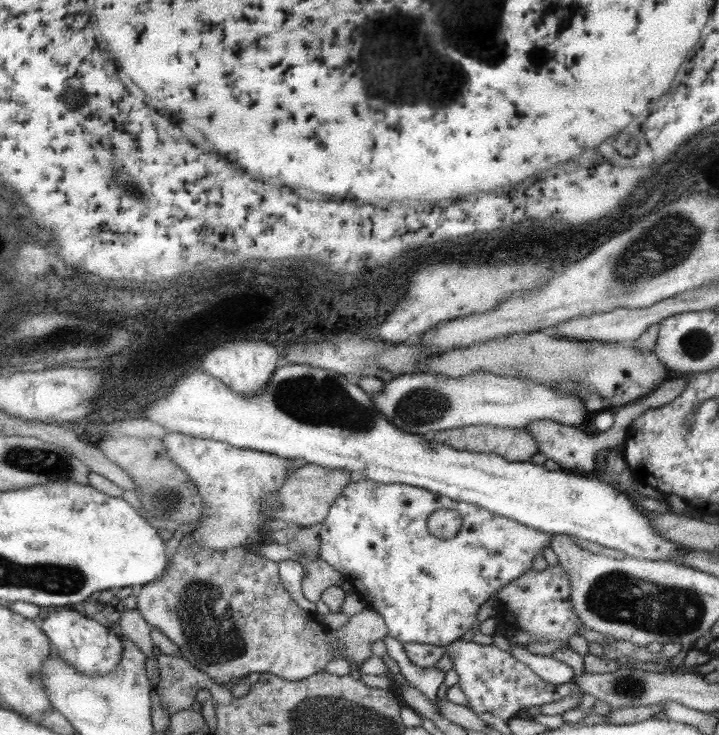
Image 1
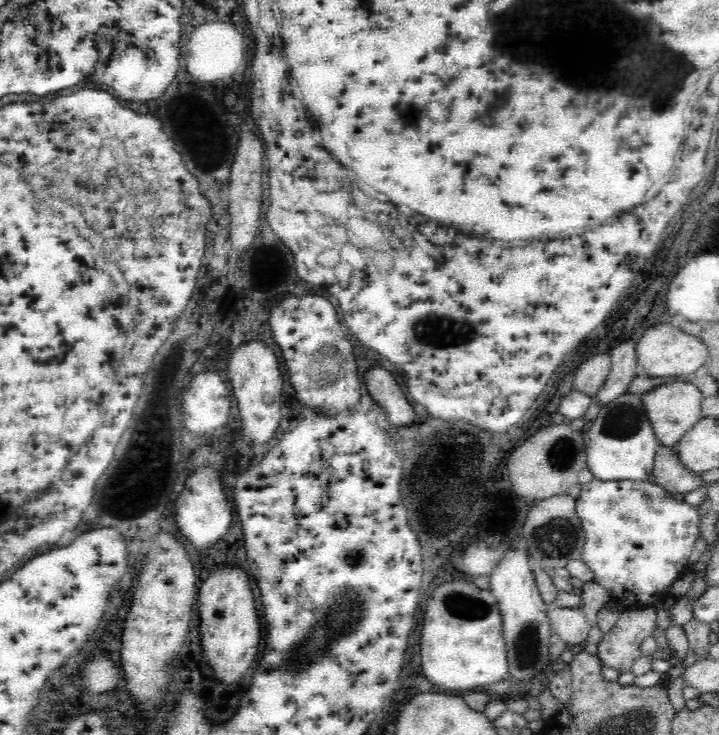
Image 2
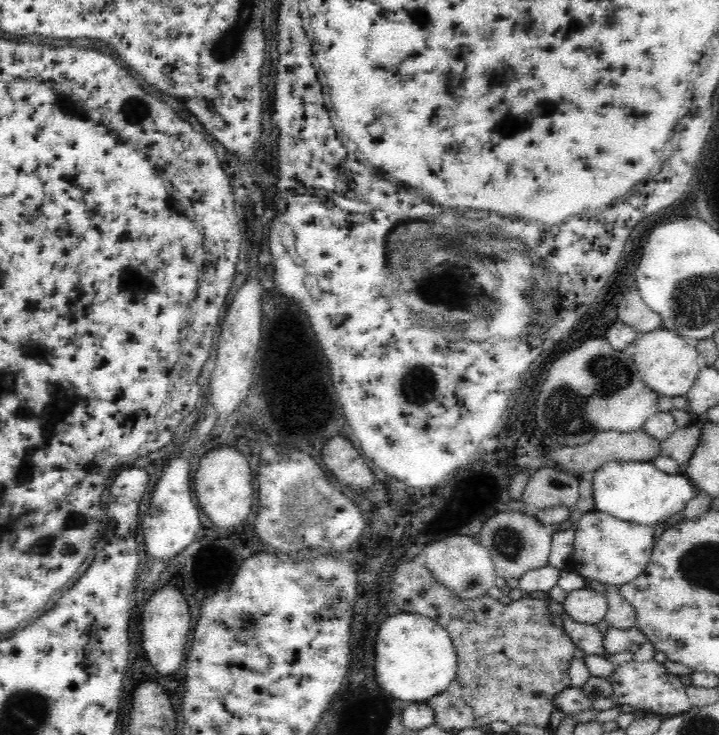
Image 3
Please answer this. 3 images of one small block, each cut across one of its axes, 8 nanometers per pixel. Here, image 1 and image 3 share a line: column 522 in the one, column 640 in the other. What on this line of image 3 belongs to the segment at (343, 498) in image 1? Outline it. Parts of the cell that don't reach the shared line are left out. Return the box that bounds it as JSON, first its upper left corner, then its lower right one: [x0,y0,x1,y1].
[568,511,654,588]

